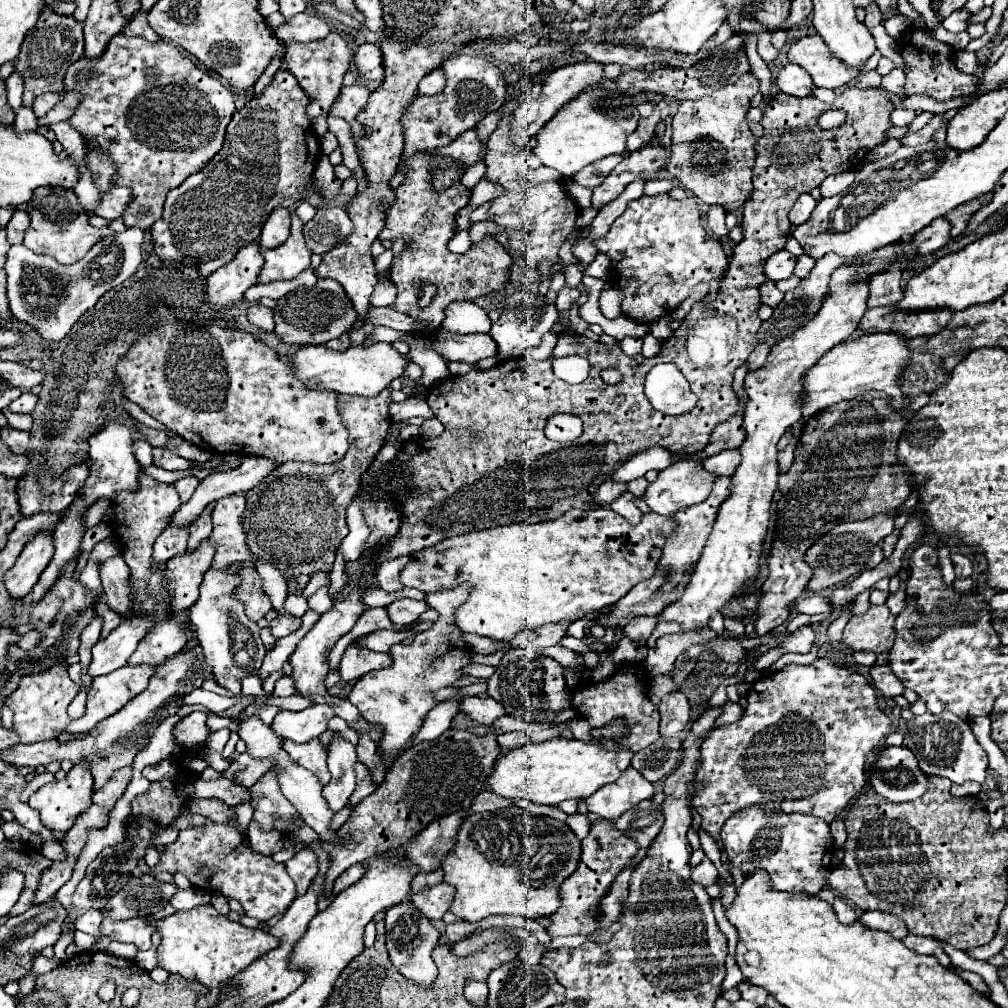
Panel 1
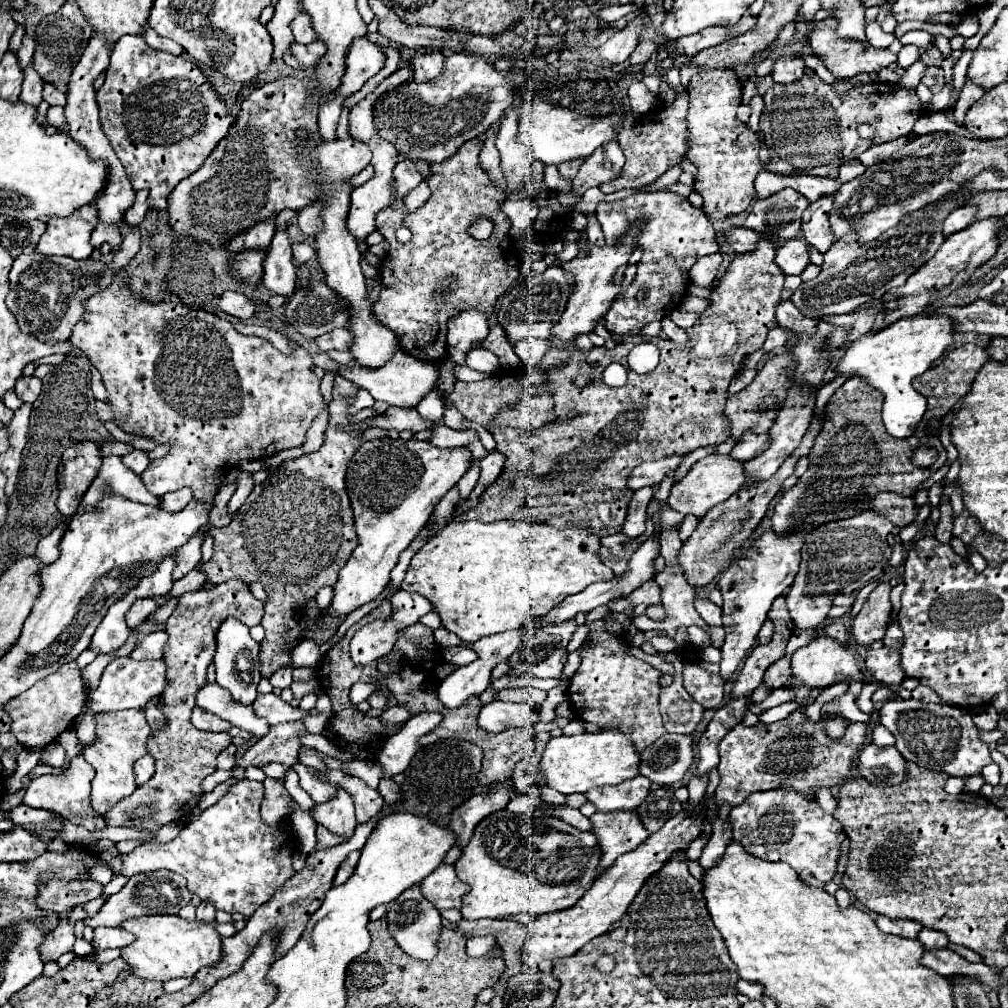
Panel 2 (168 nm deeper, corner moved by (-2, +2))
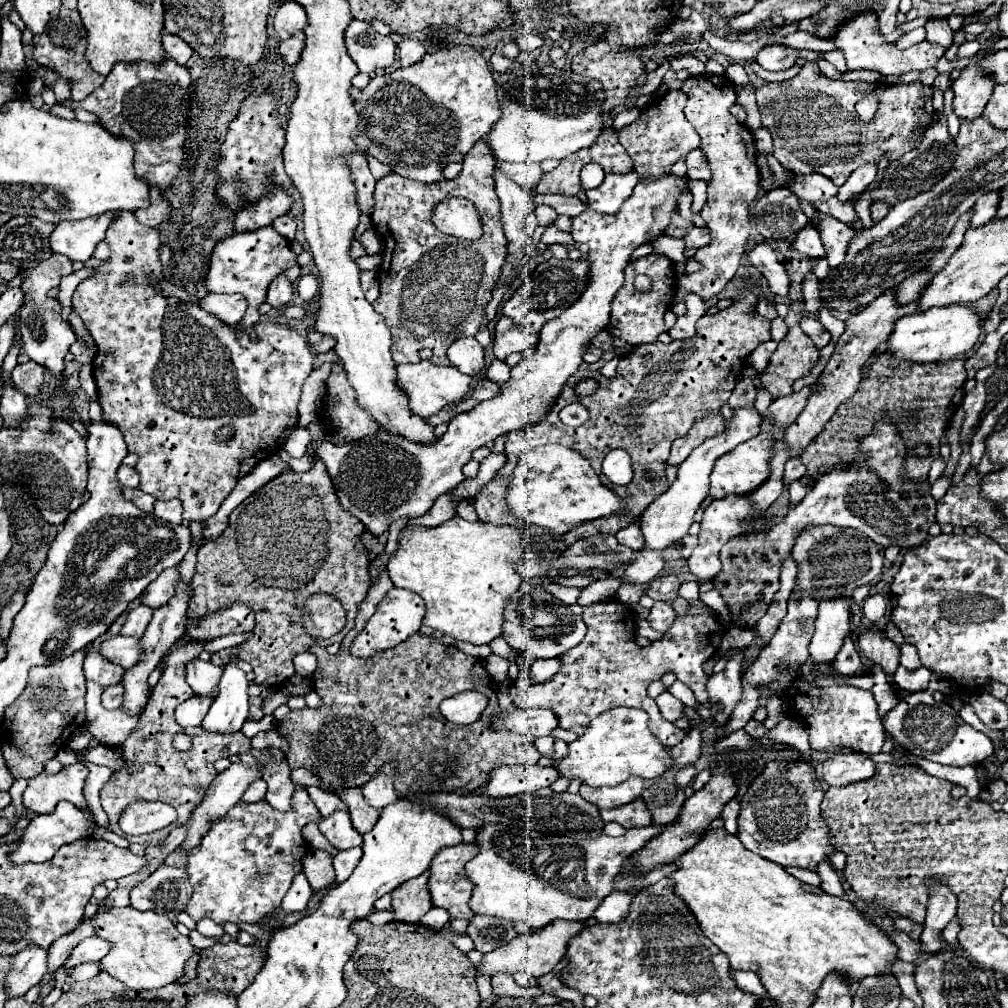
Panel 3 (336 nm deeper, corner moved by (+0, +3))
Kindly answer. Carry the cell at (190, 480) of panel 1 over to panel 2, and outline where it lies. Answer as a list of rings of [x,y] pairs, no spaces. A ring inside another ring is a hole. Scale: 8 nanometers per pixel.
[[[178,489],[178,491],[166,493],[160,501],[162,501],[162,509],[164,511],[178,513],[192,501],[192,493],[190,493],[190,489]]]

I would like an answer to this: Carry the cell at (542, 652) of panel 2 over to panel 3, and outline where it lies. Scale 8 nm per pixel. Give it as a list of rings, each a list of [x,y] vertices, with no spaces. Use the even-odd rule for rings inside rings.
[[[526,580],[516,598],[508,602],[504,618],[506,620],[502,626],[502,638],[516,652],[530,652],[536,658],[562,656],[562,652],[568,652],[586,636],[586,624],[582,622],[582,606],[580,604],[568,606],[554,598],[552,594],[536,590],[534,582],[530,580]]]

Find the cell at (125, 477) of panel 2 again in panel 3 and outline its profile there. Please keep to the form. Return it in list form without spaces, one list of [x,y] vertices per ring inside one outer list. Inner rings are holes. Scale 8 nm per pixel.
[[[124,488],[122,492],[124,492],[124,498],[126,498],[126,500],[132,500],[132,502],[134,502],[138,508],[142,508],[144,512],[152,512],[152,510],[154,510],[156,498],[150,496],[150,494],[146,494],[146,492],[142,492],[140,488]]]

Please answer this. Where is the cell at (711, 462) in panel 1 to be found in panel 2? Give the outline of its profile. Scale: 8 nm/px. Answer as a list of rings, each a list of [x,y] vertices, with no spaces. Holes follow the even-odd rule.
[[[746,431],[742,437],[740,437],[740,443],[732,449],[732,457],[734,459],[740,459],[740,461],[750,461],[754,459],[758,453],[766,451],[770,445],[770,437],[768,433],[764,435],[754,435],[752,431]]]

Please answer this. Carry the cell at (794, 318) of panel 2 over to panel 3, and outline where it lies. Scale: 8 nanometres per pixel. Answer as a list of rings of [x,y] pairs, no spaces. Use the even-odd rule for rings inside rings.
[[[804,316],[800,320],[800,328],[812,338],[812,342],[818,346],[818,348],[824,348],[830,340],[830,334],[826,332],[826,328],[816,320],[816,318],[810,318],[810,316]]]

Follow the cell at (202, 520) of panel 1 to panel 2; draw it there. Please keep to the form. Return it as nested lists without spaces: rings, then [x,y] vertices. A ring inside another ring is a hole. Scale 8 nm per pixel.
[[[196,535],[186,545],[182,545],[182,549],[178,549],[178,553],[176,553],[176,569],[174,569],[174,575],[172,575],[174,581],[182,579],[188,571],[192,571],[200,563],[200,559],[202,559],[200,547],[202,547],[202,539],[200,539],[200,535]]]

